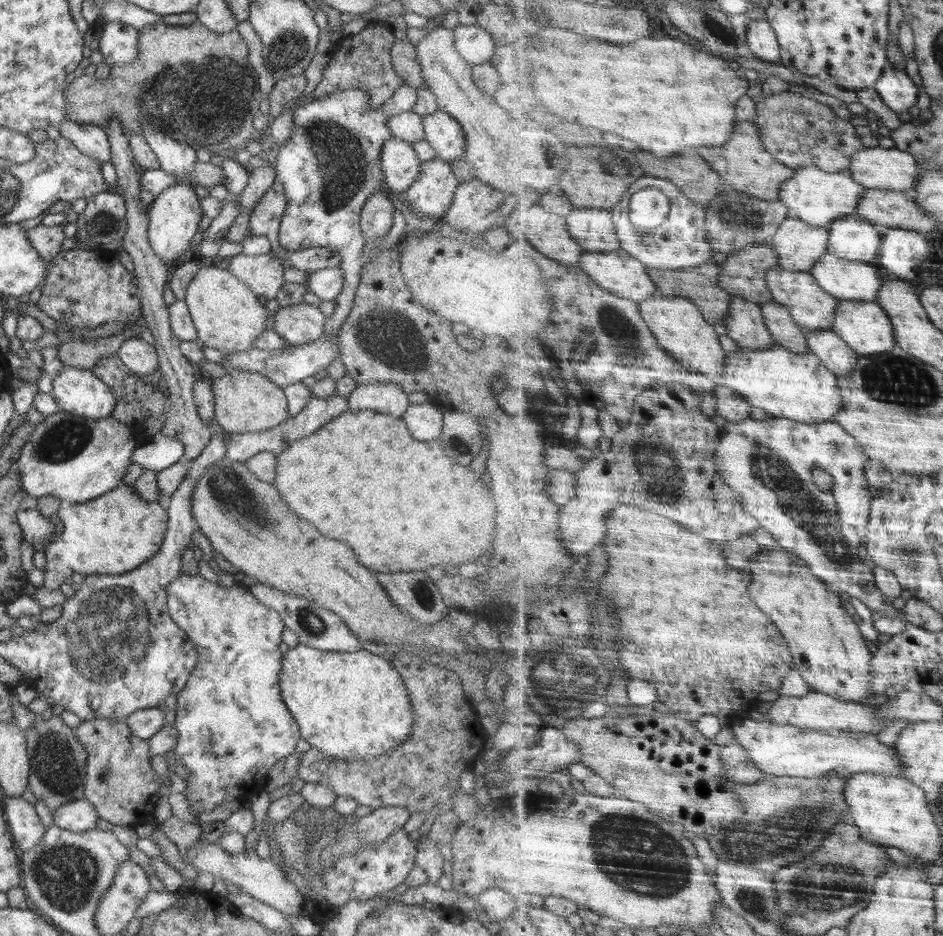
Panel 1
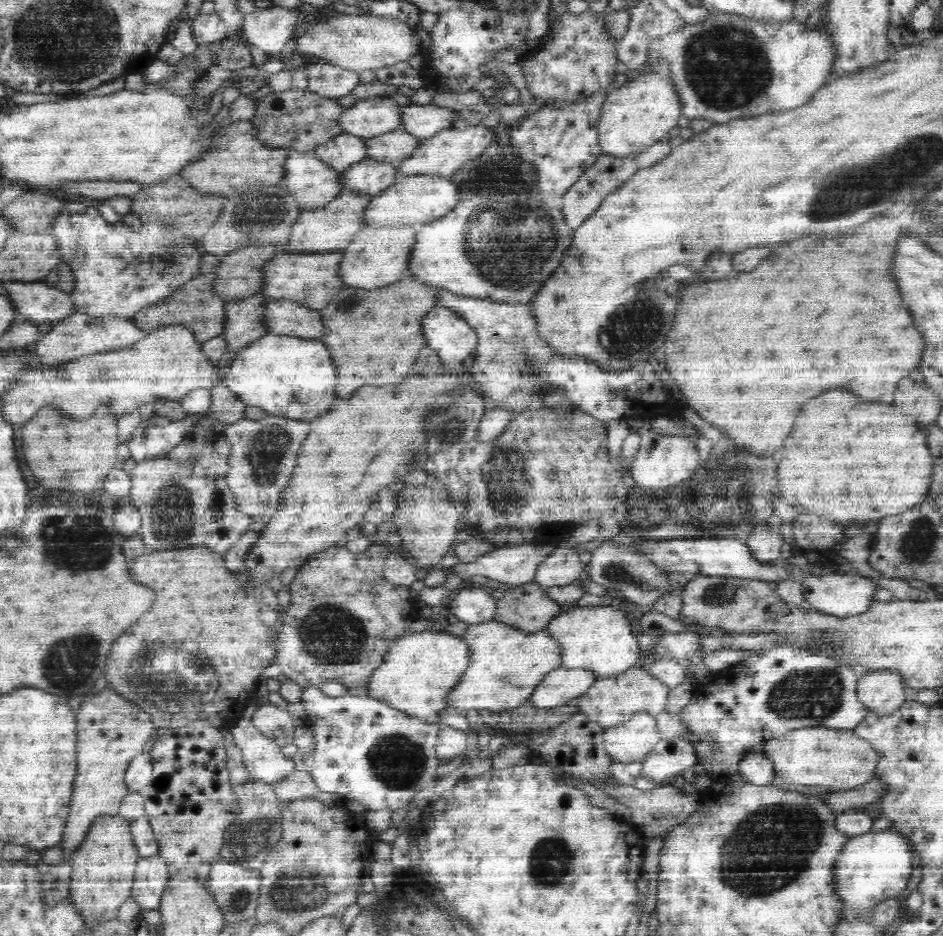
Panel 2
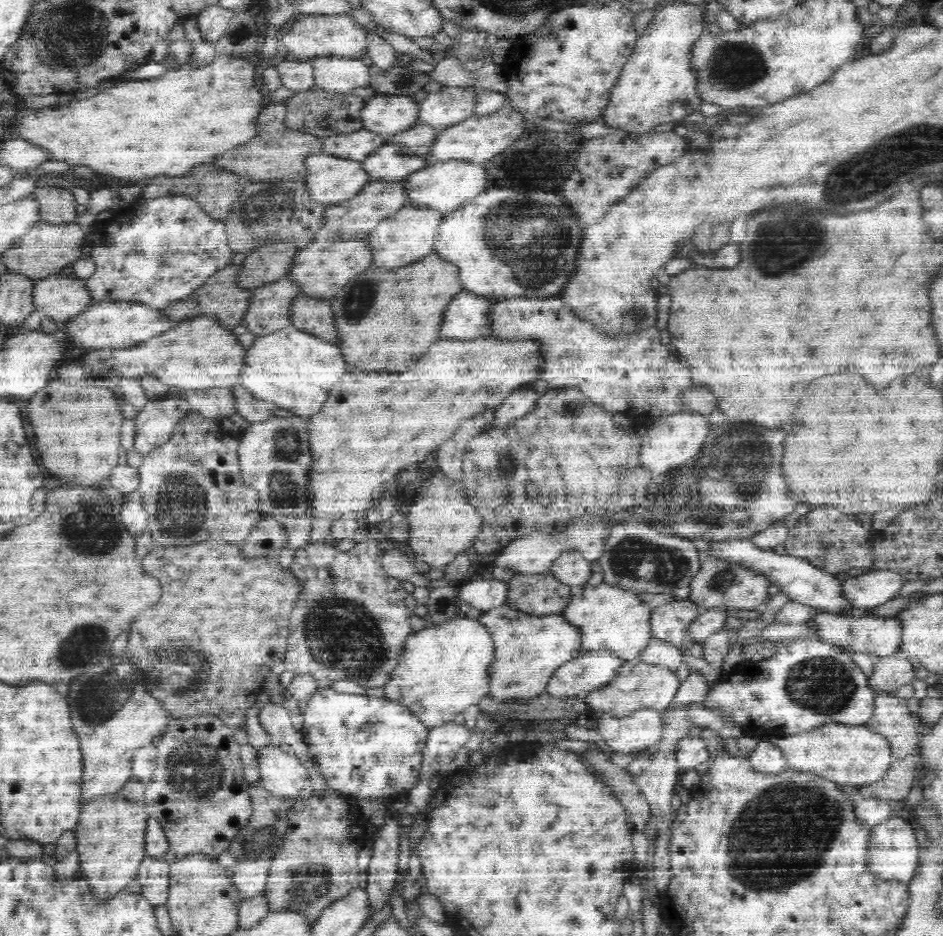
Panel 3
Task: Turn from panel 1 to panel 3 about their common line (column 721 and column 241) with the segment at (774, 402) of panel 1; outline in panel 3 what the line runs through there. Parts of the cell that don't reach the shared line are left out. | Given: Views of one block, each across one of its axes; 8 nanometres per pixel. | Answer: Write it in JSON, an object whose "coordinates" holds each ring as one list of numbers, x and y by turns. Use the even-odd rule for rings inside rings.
{"coordinates":[[294,326,286,327,257,337,247,353,245,374,239,385,307,419,324,406,330,388,347,372,344,356,337,344]]}

